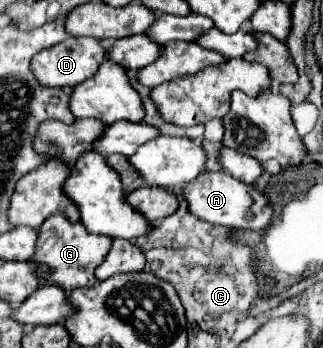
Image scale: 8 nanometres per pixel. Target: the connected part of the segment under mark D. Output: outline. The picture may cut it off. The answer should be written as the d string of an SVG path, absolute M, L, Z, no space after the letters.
M70 36L64 42L38 52L32 58L32 72L36 74L36 80L42 82L44 86L74 88L86 78L90 78L106 58L108 58L108 50L102 46L102 40L88 36Z

